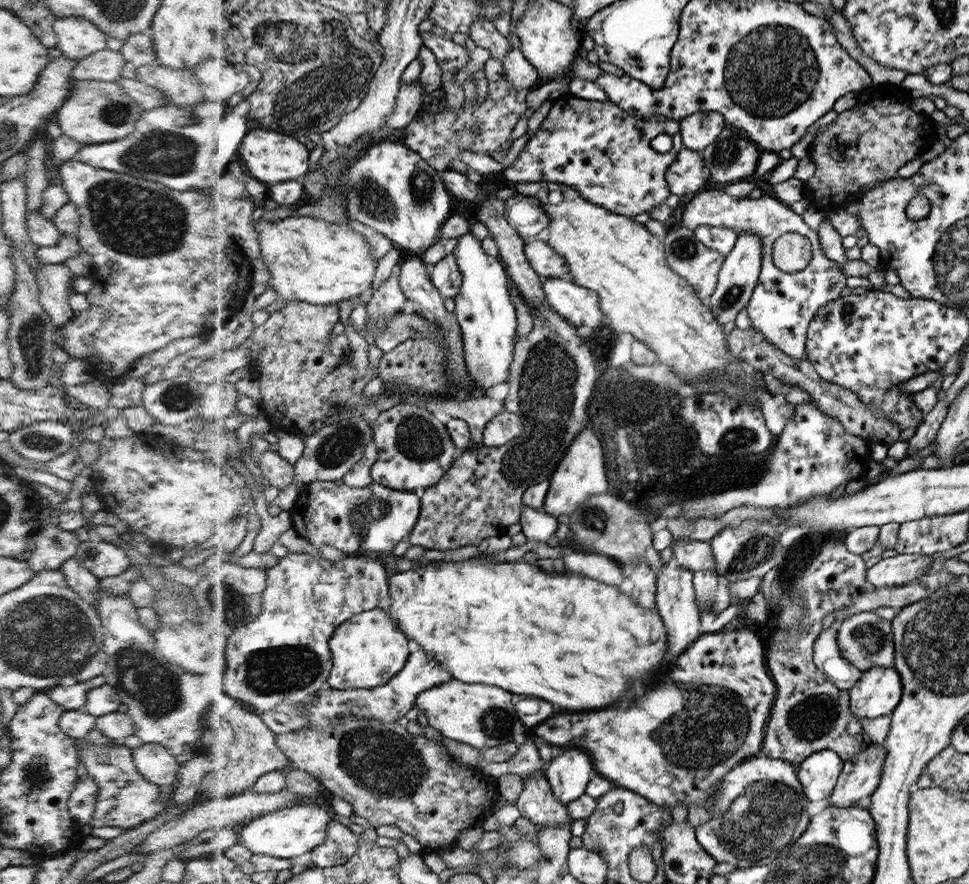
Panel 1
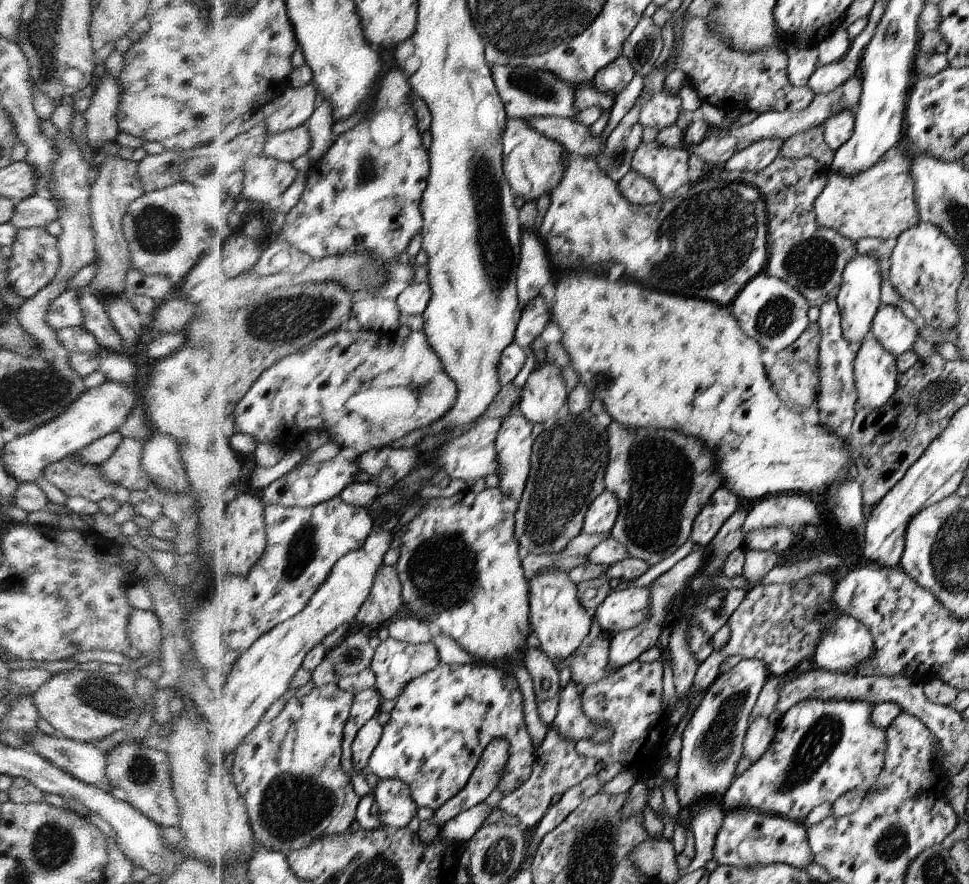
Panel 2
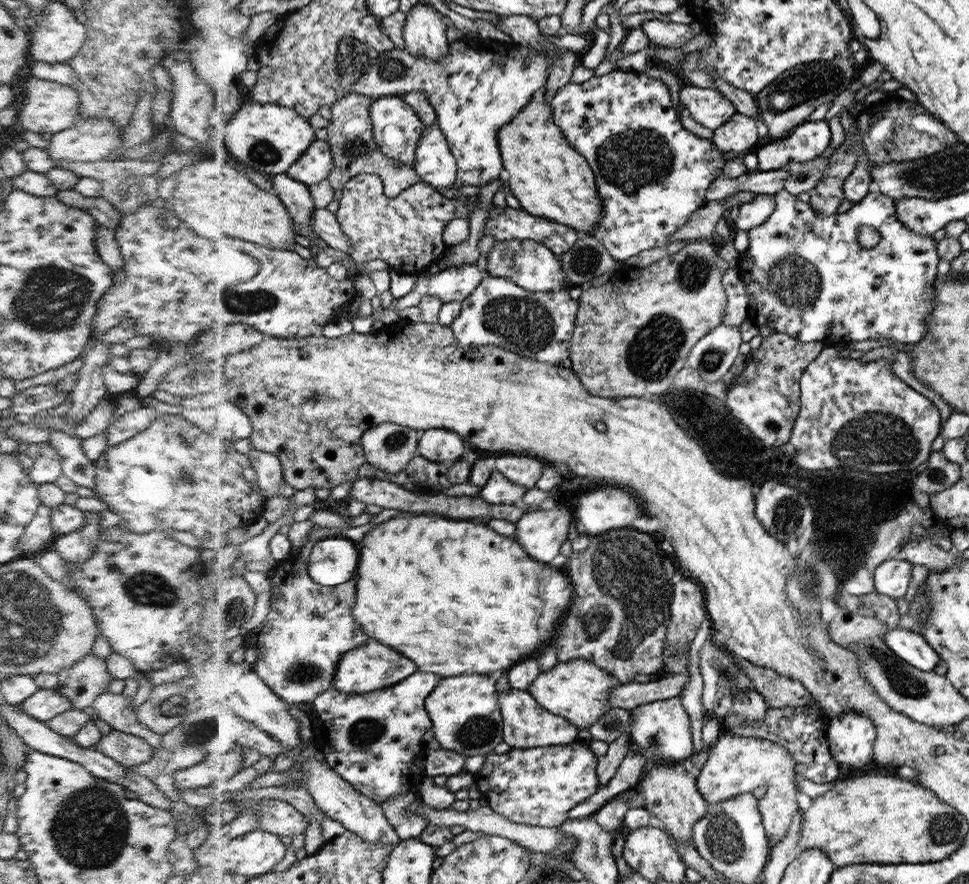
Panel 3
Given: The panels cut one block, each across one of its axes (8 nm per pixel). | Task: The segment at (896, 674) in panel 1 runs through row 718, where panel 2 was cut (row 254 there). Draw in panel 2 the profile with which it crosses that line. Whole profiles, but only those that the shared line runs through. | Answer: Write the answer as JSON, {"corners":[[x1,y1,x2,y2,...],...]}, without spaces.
{"corners":[[857,254,843,272,841,290,837,296,837,305,841,314,843,337,852,348,859,344,872,331,873,318,881,304,881,268,875,255]]}

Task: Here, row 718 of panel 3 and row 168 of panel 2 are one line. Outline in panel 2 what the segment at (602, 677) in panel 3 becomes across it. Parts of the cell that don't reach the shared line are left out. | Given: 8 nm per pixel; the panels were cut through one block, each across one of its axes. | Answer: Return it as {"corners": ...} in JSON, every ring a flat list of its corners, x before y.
{"corners":[[569,154,565,161,565,176,549,197,550,207,535,230,547,248,550,262,562,270,584,270,590,264,616,262,624,264,624,272,640,284,728,307,746,284,765,271,766,260,769,260,769,248,766,248,767,206,762,202,760,191,742,180,729,183,706,176,680,196,670,200,662,198,653,205,635,205,621,195,617,182,598,168,593,157]]}

